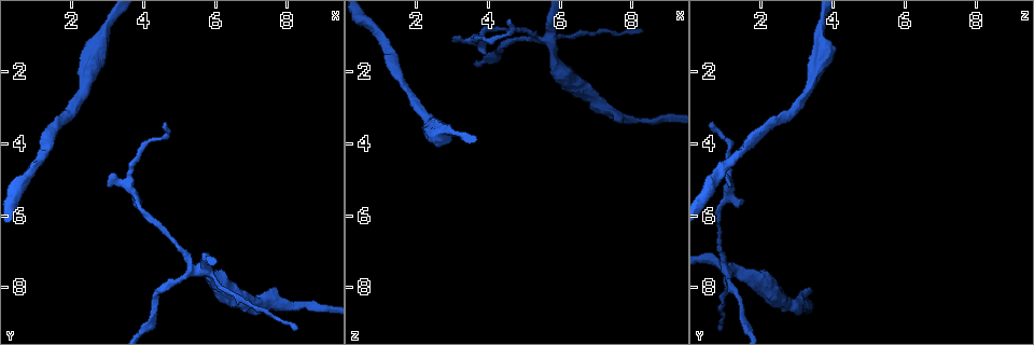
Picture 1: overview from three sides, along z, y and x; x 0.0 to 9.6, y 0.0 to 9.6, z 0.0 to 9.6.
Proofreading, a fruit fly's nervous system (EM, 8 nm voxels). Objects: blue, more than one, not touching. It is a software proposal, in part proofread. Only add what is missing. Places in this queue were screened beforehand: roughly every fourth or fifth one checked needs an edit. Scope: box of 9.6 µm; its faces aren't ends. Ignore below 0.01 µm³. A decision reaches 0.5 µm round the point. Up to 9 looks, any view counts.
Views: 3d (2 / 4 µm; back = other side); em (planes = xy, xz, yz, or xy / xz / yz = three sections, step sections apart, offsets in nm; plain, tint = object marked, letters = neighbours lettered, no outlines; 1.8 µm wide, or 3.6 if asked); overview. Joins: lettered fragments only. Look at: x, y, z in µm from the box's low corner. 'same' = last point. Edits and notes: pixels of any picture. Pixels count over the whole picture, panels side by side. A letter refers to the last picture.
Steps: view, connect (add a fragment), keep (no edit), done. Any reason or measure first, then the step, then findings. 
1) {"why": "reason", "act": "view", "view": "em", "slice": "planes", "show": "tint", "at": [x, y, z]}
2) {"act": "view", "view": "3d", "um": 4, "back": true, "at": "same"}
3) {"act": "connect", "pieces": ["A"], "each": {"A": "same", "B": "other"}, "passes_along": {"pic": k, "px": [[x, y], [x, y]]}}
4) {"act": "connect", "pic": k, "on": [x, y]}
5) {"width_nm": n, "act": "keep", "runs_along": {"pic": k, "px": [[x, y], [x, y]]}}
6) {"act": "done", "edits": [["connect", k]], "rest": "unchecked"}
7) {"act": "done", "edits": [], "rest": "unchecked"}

{"why": "looks like a crossing", "act": "view", "view": "3d", "um": 2, "at": [5.70, 7.60, 1.15]}

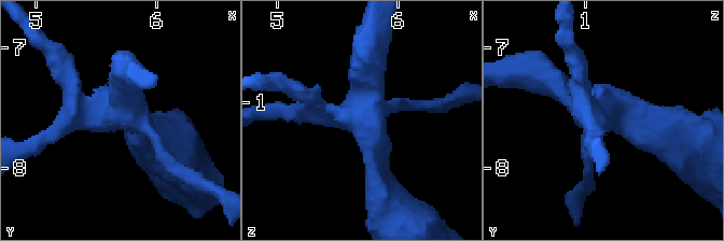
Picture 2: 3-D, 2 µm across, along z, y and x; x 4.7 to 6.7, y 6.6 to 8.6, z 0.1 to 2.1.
{"act": "view", "view": "em", "slice": "planes", "show": "letters", "at": [5.68, 7.58, 1.14]}

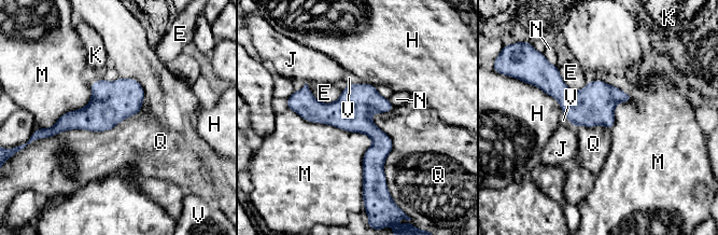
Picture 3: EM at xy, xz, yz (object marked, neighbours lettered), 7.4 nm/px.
{"longest_contact_nm": ["M", 850], "act": "keep", "each": {"E": "other", "H": "other", "J": "other", "K": "other", "M": "other", "N": "other", "Q": "other", "V": "other"}, "runs_along": {"pic": 3, "px": [[294, 105], [363, 124], [381, 176]]}, "found": "none of them fits"}

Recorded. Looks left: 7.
{"why": "an open end", "act": "view", "view": "3d", "um": 4, "at": [3.15, 4.80, 0.95]}

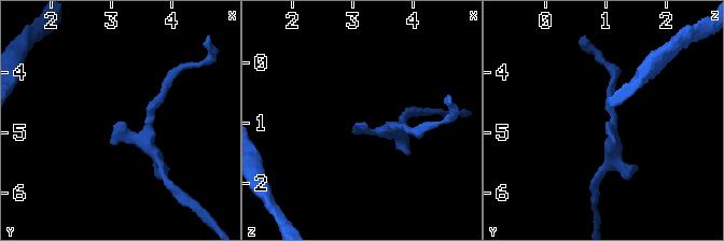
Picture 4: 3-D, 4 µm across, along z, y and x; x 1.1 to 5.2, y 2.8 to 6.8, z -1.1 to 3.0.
{"why": "need the tissue", "act": "view", "view": "em", "slice": "xy", "step": 8, "show": "tint", "at": [3.15, 4.85, 0.95]}

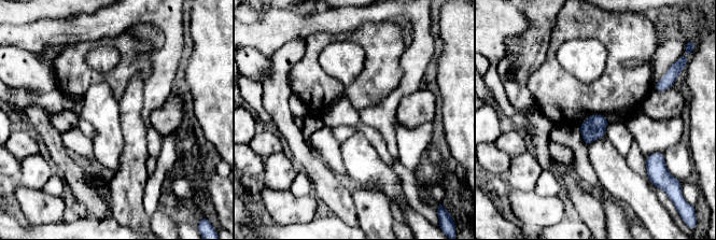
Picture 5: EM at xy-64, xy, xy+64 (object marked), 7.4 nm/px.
{"act": "view", "view": "em", "slice": "xz", "step": 4, "show": "letters", "at": "same"}

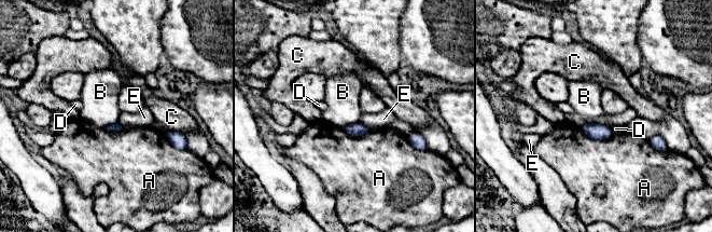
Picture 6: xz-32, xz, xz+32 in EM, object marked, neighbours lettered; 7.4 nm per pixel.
{"longest_contact_nm": ["A", 260], "act": "keep", "each": {"A": "other", "B": "other", "C": "other", "D": "other", "E": "other"}, "border": {"pic": 6, "px": [[359, 121], [341, 127]]}, "found": "none of them fits"}

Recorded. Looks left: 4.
{"why": "thin end", "act": "view", "view": "em", "slice": "planes", "show": "letters", "at": [4.60, 3.35, 0.65]}

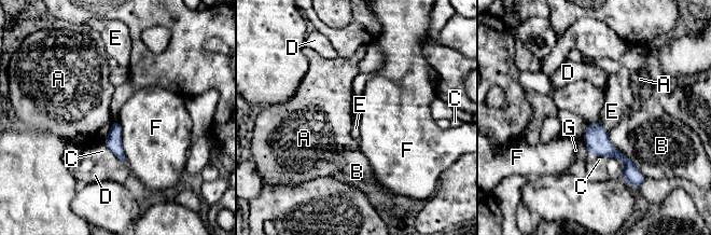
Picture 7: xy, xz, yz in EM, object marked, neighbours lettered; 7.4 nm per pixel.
{"act": "keep", "each": {"A": "other", "B": "other", "C": "other", "D": "other", "E": "other", "F": "other", "G": "other"}, "border": {"pic": 7, "px": [[599, 120], [608, 132]]}, "found": "none of them fits"}

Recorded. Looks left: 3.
{"why": "an open end", "act": "view", "view": "3d", "um": 4, "at": [7.70, 8.05, 3.50]}

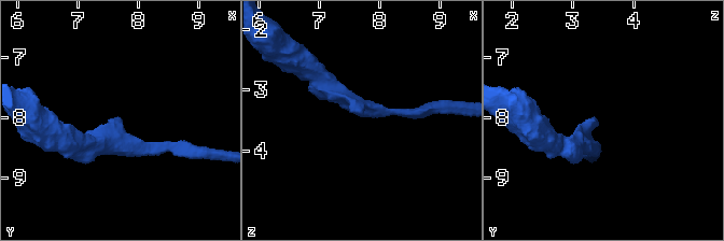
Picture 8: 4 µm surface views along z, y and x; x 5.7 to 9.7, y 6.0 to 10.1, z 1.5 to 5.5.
{"why": "shape alone is not enough", "act": "view", "view": "em", "slice": "xy", "step": 16, "show": "letters", "at": [7.75, 8.10, 3.45]}

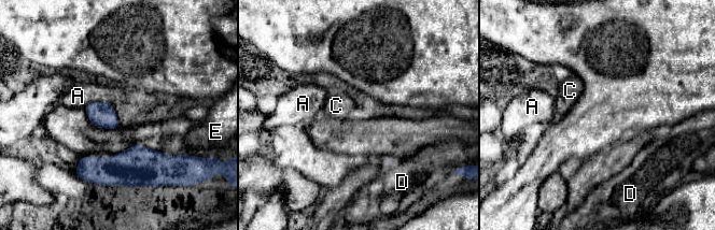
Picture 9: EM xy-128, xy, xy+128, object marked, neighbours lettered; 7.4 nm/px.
{"act": "view", "view": "em", "slice": "planes", "show": "letters", "at": "same"}

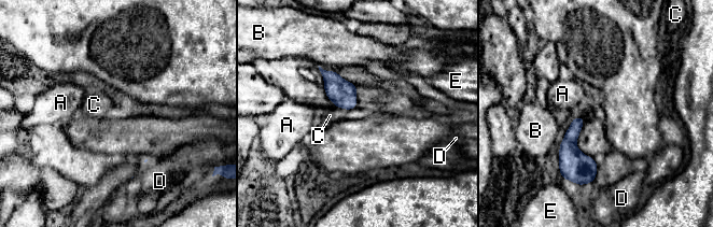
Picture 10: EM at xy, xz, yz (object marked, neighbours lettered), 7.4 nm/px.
{"act": "connect", "pieces": ["C"], "each": {"A": "other", "B": "other", "C": "same", "D": "other", "E": "other"}, "passes_along": {"pic": 10, "px": [[343, 94], [341, 107], [330, 115]]}, "found": "it goes on there"}

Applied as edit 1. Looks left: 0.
{"act": "done", "edits": [["connect", 10]], "rest": "unchecked"}

